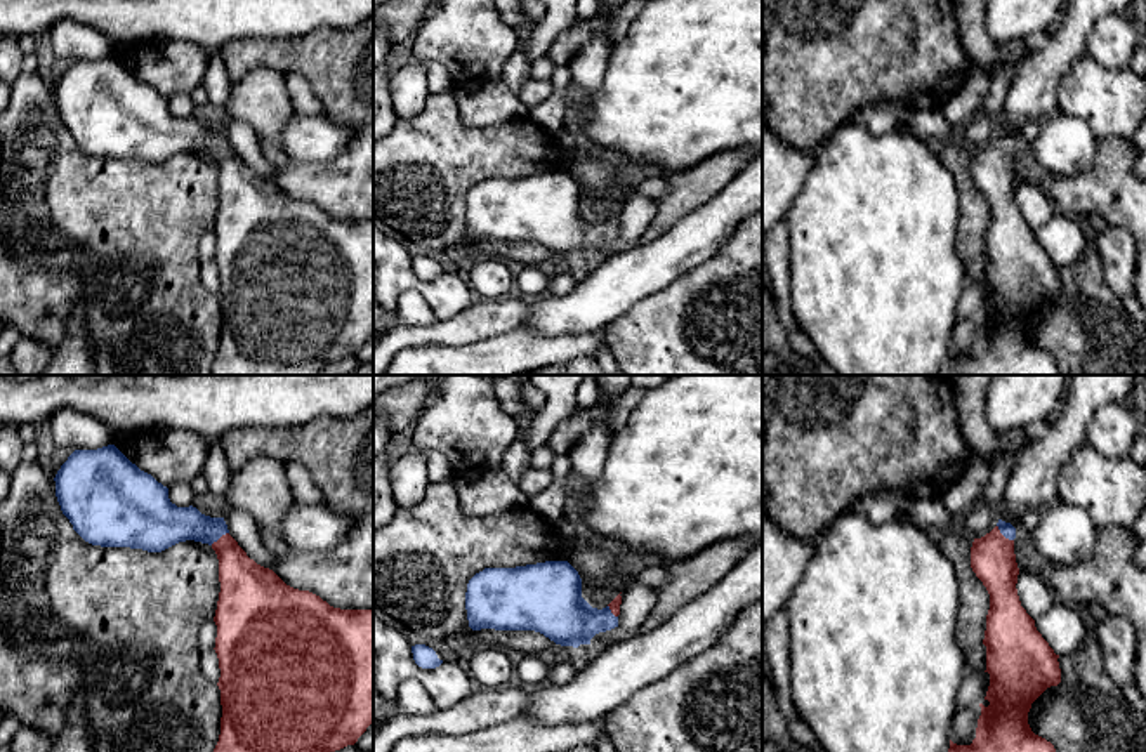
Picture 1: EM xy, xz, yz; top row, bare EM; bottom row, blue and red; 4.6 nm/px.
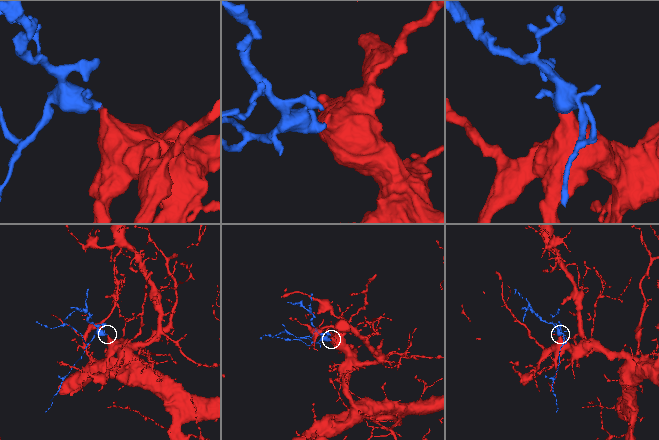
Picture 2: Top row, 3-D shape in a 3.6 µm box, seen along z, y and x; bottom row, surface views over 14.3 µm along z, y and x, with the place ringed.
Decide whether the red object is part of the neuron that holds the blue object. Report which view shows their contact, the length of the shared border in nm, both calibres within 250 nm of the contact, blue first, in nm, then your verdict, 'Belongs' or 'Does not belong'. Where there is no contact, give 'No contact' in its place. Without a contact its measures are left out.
Touches blue in yz. Shared border 110 nm. Thickness 70 nm (blue) against 200 nm. Belongs

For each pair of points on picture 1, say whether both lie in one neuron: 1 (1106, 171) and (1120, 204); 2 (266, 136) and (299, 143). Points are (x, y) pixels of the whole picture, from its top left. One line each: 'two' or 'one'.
1: one
2: two

